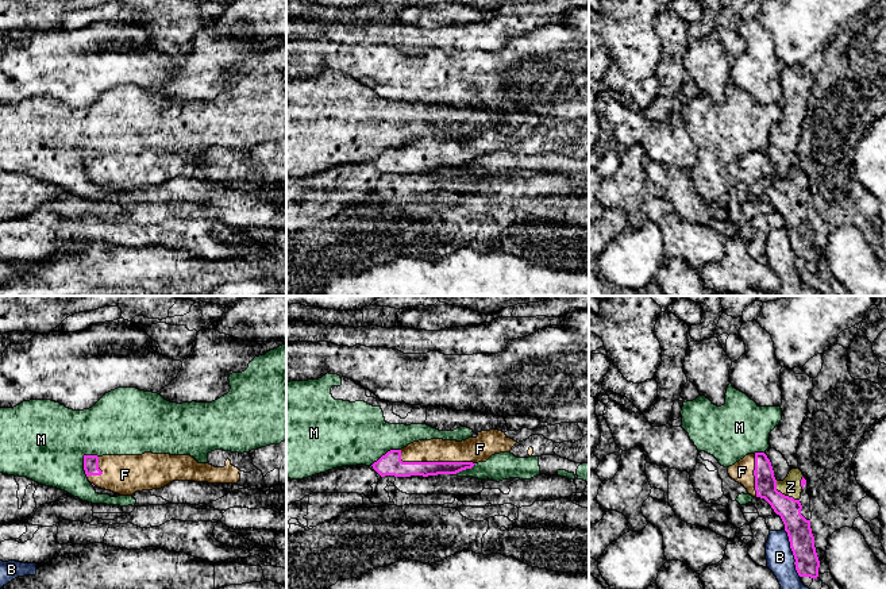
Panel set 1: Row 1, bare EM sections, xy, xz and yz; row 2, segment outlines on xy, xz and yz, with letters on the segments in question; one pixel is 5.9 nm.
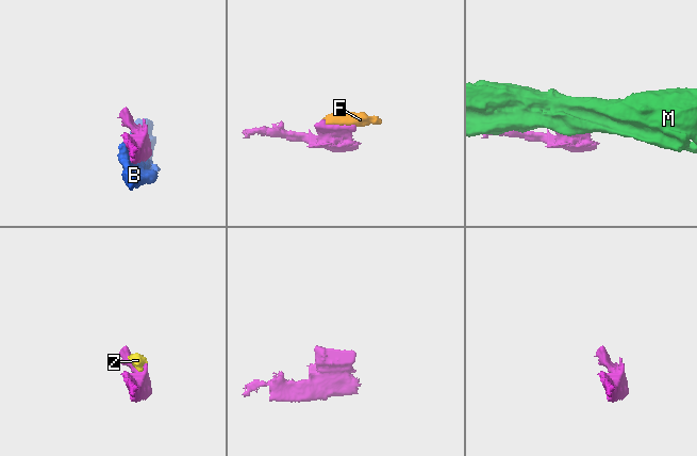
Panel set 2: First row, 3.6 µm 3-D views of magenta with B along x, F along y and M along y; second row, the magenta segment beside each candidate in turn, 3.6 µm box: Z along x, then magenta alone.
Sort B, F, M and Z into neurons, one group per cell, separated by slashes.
B / F Z / M

